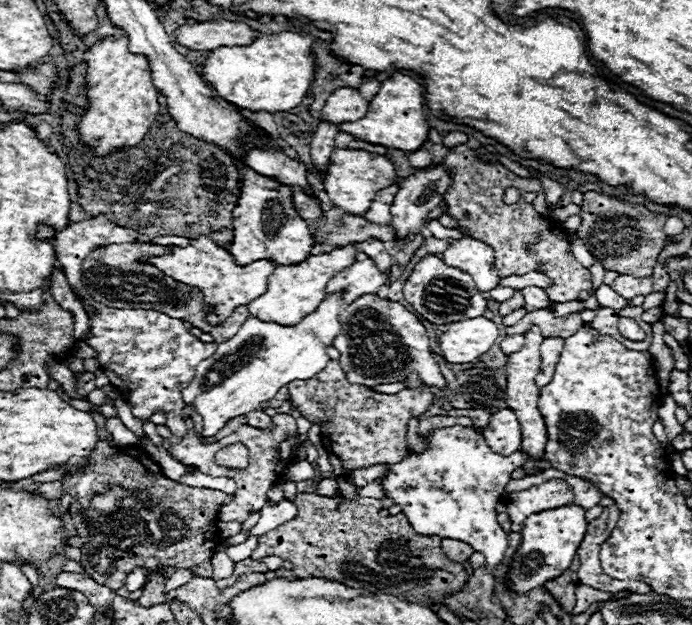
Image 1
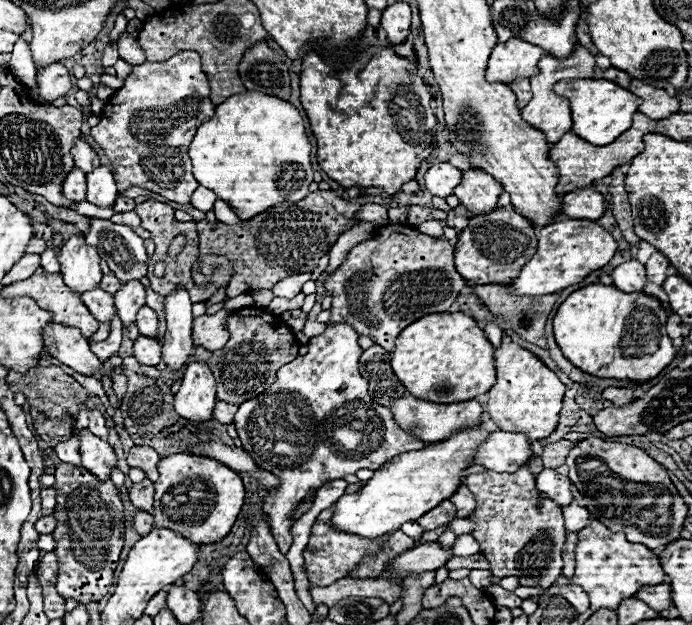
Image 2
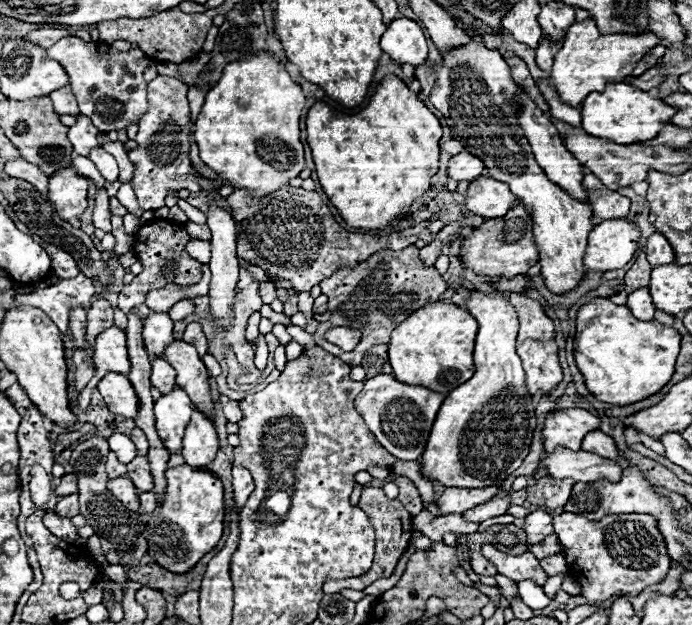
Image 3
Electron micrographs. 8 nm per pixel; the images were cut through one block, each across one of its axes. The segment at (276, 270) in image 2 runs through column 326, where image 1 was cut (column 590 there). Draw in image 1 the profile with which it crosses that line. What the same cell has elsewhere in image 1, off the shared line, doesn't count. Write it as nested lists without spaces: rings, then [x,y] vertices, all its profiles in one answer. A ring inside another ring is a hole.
[[[584,192],[584,200],[580,204],[580,218],[582,224],[576,234],[588,246],[590,254],[604,262],[606,270],[618,274],[632,274],[636,278],[646,278],[652,274],[656,258],[666,242],[666,234],[662,232],[666,216],[646,210],[642,204],[626,204],[606,194]]]

